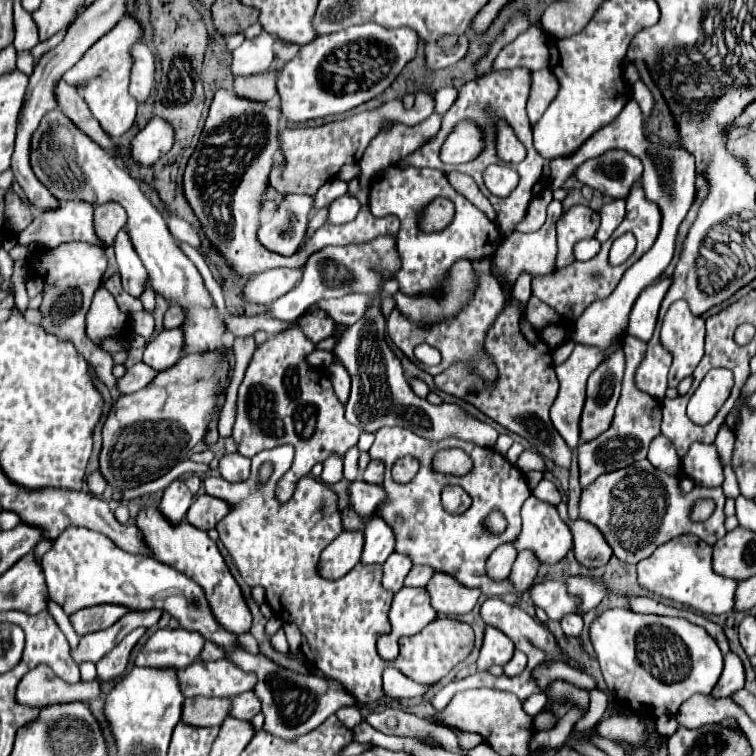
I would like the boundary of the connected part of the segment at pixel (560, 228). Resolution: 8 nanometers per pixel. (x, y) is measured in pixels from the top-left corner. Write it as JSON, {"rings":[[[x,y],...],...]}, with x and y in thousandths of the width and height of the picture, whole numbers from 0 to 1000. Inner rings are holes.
{"rings":[[[761,270],[739,286],[734,299],[737,299],[734,354],[745,354],[745,352],[753,352],[761,344],[758,341],[758,325],[766,317],[787,312],[787,304],[792,299],[792,286],[787,286],[787,280],[779,272]],[[787,288],[790,288],[790,296],[787,296]]]}

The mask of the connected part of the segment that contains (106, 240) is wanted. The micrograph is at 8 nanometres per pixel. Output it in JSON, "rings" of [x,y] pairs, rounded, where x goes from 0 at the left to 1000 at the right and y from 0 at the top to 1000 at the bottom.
{"rings":[[[142,267],[136,272],[123,275],[126,310],[131,312],[131,320],[136,325],[147,325],[152,320],[152,312],[165,299],[165,294],[168,294],[165,278],[160,278],[160,272],[152,267]]]}

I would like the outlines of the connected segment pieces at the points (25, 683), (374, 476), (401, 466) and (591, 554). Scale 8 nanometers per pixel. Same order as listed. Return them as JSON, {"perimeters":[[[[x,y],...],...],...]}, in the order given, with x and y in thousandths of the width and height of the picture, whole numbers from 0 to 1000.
{"perimeters":[[[[49,881],[36,889],[20,915],[20,926],[33,934],[62,934],[75,929],[97,929],[97,926],[120,926],[131,918],[131,902],[102,902],[89,905],[75,897],[62,881]]],[[[491,608],[488,616],[485,616],[485,622],[480,624],[480,635],[483,638],[491,638],[491,640],[504,640],[507,638],[507,624],[509,624],[507,611]]],[[[536,603],[528,607],[519,619],[519,632],[526,639],[544,636],[554,622],[554,610],[550,606]]],[[[742,664],[735,672],[741,685],[750,690],[750,696],[753,696],[755,706],[758,706],[763,743],[769,749],[774,749],[774,751],[800,749],[806,743],[811,728],[800,717],[798,706],[792,706],[792,701],[784,693],[774,690],[774,688],[754,688],[747,664]]]]}

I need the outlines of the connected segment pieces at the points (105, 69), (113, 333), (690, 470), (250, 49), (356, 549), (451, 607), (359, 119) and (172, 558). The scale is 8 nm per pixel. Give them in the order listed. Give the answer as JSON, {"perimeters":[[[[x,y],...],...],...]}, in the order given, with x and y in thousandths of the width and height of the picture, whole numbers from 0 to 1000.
{"perimeters":[[[[176,21],[160,24],[149,40],[144,40],[136,50],[131,50],[112,71],[110,77],[83,98],[83,106],[94,114],[104,114],[110,119],[110,130],[126,153],[126,159],[134,164],[136,175],[144,177],[149,185],[165,177],[181,148],[179,130],[168,122],[171,116],[171,90],[173,90],[173,74],[171,63],[187,53],[187,37],[179,29]]],[[[134,378],[115,413],[115,444],[131,458],[142,447],[168,447],[168,415],[163,415],[152,394]]],[[[917,587],[909,603],[903,606],[903,624],[927,643],[954,643],[956,627],[954,627],[954,608],[946,595],[946,590],[933,587]]],[[[345,42],[335,53],[321,56],[306,71],[308,101],[332,101],[332,98],[353,95],[364,82],[361,56],[364,56],[364,50],[358,45],[351,45],[351,42]]],[[[454,701],[425,733],[422,762],[433,767],[446,767],[456,762],[478,738],[480,706]]],[[[573,759],[573,765],[565,772],[565,786],[570,788],[570,802],[578,812],[589,815],[607,815],[618,812],[628,804],[636,783],[626,778],[615,778],[607,770],[602,770],[594,759]]],[[[554,122],[549,127],[549,140],[544,146],[536,146],[530,132],[520,132],[520,140],[507,138],[496,146],[472,148],[467,153],[440,159],[440,161],[419,167],[419,169],[374,169],[369,175],[369,185],[372,185],[372,201],[374,201],[377,217],[358,222],[356,243],[369,257],[377,257],[377,259],[385,254],[417,257],[430,241],[440,238],[448,230],[454,217],[475,217],[483,196],[501,177],[504,167],[512,159],[549,167],[573,151],[573,140],[575,140],[573,130],[565,122]]],[[[187,672],[187,677],[181,680],[181,696],[184,696],[194,722],[202,728],[202,735],[210,743],[224,746],[231,754],[242,757],[245,762],[258,767],[271,780],[276,802],[298,833],[311,836],[311,839],[329,836],[332,823],[335,823],[332,807],[327,804],[321,783],[319,783],[313,767],[306,762],[287,720],[274,709],[274,704],[253,696],[247,688],[242,688],[237,696],[226,696],[226,690],[218,688],[218,683],[210,677],[210,672]]]]}

